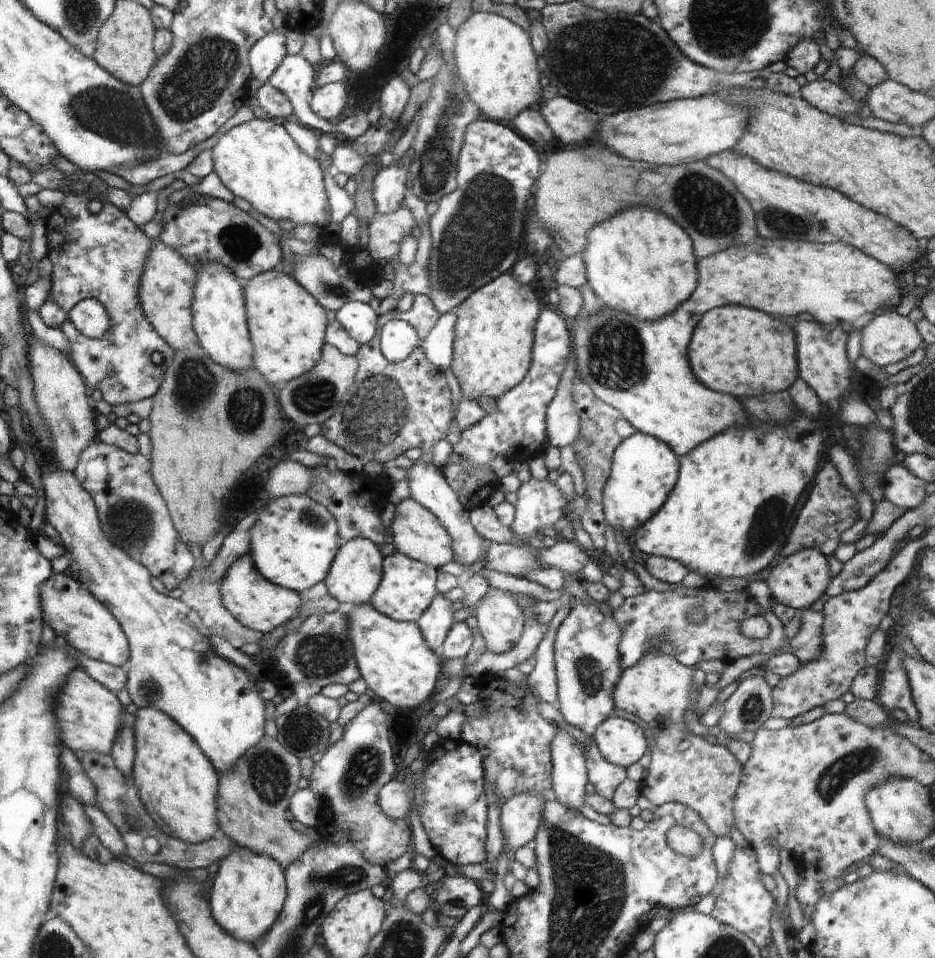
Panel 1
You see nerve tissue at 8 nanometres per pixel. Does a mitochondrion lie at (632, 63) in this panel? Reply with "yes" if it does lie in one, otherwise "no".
yes

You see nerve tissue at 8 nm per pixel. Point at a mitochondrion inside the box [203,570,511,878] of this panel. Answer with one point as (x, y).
(324, 654)

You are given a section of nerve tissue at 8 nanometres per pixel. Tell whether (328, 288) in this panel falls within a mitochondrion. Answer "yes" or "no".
yes

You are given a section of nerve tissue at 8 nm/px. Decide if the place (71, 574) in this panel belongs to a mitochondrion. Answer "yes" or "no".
no

